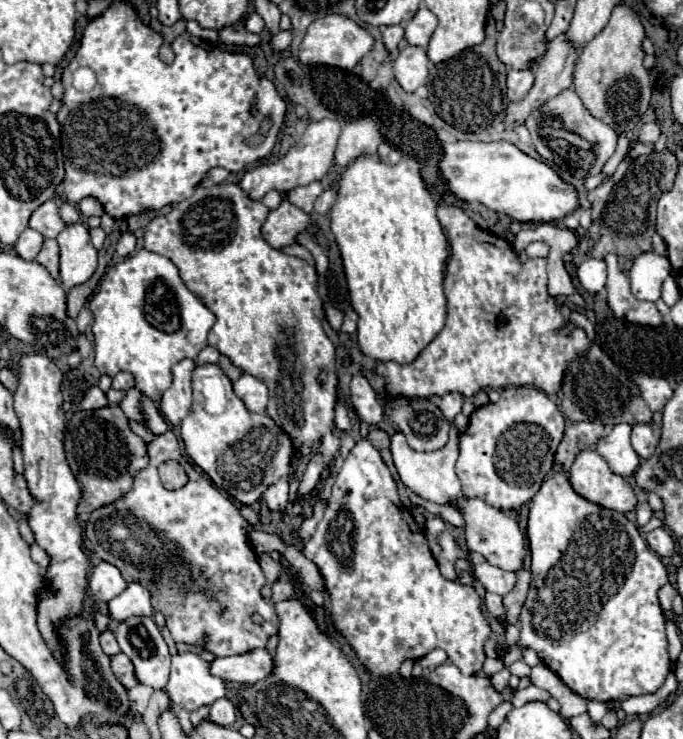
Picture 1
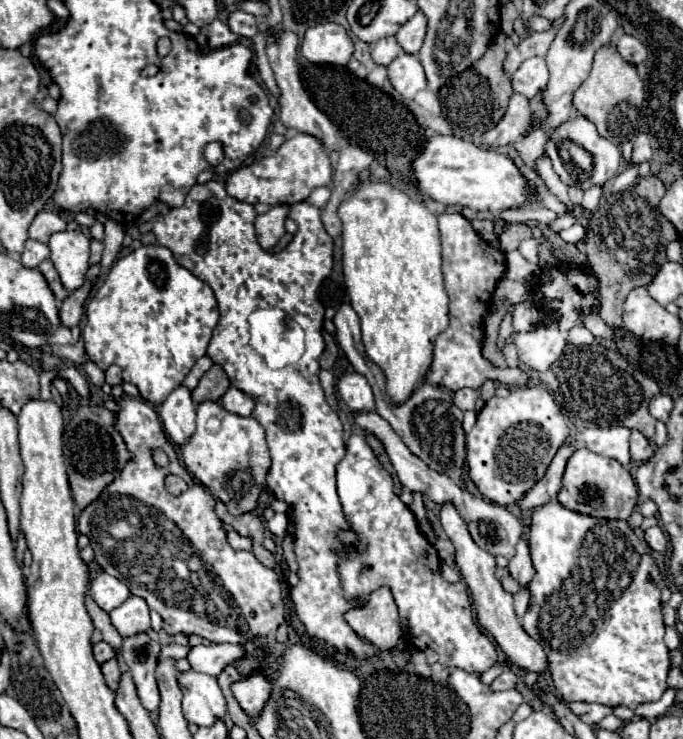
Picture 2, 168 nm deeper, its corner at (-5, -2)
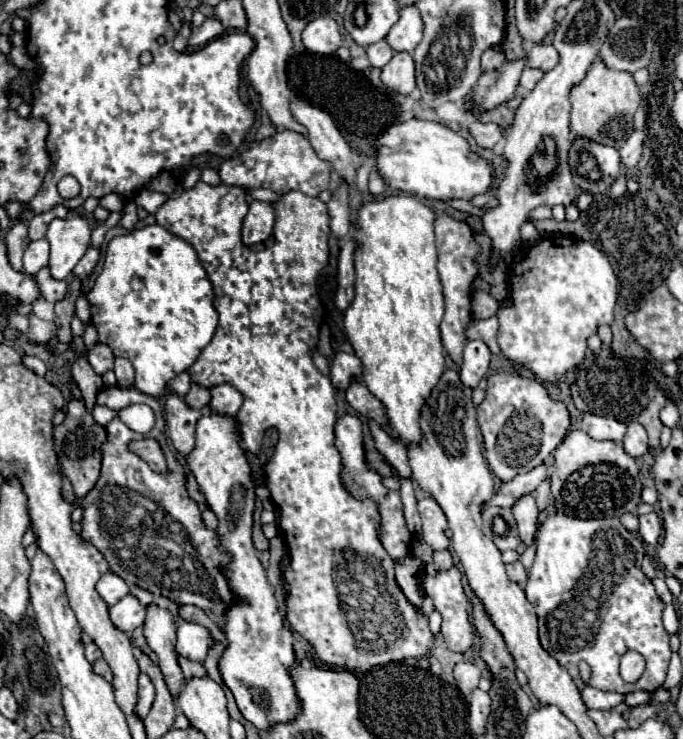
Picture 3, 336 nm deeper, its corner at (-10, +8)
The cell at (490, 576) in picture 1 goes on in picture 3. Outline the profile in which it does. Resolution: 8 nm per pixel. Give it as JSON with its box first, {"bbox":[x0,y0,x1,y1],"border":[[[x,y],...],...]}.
{"bbox":[507,562,527,584],"border":[[[521,562],[507,564],[507,576],[509,576],[509,580],[515,580],[517,584],[525,584],[527,582],[527,570],[523,568]]]}

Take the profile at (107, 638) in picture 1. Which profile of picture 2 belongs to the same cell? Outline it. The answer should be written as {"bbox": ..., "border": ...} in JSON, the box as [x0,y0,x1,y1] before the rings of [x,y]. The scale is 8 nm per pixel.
{"bbox":[94,642,116,664],"border":[[[98,642],[98,644],[94,644],[94,658],[100,662],[100,664],[104,664],[106,660],[110,660],[110,658],[114,658],[116,656],[116,650],[108,644],[108,642]]]}

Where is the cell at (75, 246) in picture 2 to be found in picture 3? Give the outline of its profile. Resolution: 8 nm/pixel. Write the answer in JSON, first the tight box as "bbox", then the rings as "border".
{"bbox":[45,216,91,280],"border":[[[71,216],[65,220],[51,220],[47,226],[45,238],[51,244],[51,258],[49,270],[55,280],[65,280],[81,256],[89,248],[91,230],[85,218]]]}

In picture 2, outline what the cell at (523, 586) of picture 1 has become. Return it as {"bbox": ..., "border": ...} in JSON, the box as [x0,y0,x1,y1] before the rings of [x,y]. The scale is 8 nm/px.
{"bbox":[508,540,536,588],"border":[[[526,540],[518,542],[516,546],[516,556],[508,562],[508,572],[510,576],[520,584],[520,588],[528,588],[528,584],[532,582],[532,578],[536,576],[532,558],[530,558],[530,550]]]}

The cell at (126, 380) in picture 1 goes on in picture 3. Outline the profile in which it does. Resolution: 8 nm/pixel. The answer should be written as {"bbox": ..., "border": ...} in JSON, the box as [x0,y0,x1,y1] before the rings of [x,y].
{"bbox":[87,342,115,374],"border":[[[97,342],[91,350],[87,350],[87,360],[89,360],[91,368],[93,368],[97,374],[103,374],[103,372],[107,372],[107,370],[113,368],[115,356],[113,356],[113,352],[111,352],[109,346]]]}

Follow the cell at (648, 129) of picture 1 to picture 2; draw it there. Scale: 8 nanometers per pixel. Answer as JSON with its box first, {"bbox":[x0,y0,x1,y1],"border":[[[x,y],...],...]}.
{"bbox":[632,134,652,164],"border":[[[638,134],[634,140],[634,152],[632,152],[632,164],[640,164],[644,160],[652,158],[652,136],[650,134]]]}

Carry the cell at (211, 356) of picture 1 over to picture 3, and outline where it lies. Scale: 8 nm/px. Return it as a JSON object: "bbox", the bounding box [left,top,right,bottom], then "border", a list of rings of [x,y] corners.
{"bbox":[167,372,191,396],"border":[[[181,372],[177,378],[173,378],[169,384],[167,384],[167,390],[171,394],[177,394],[177,396],[185,396],[189,392],[189,386],[191,386],[191,378],[187,376],[187,372]]]}

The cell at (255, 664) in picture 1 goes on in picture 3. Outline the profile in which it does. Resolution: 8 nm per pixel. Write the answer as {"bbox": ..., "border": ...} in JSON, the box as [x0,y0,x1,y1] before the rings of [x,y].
{"bbox":[175,622,211,662],"border":[[[191,622],[177,624],[175,650],[179,656],[203,662],[203,656],[207,656],[207,644],[211,644],[211,636],[203,626]]]}

